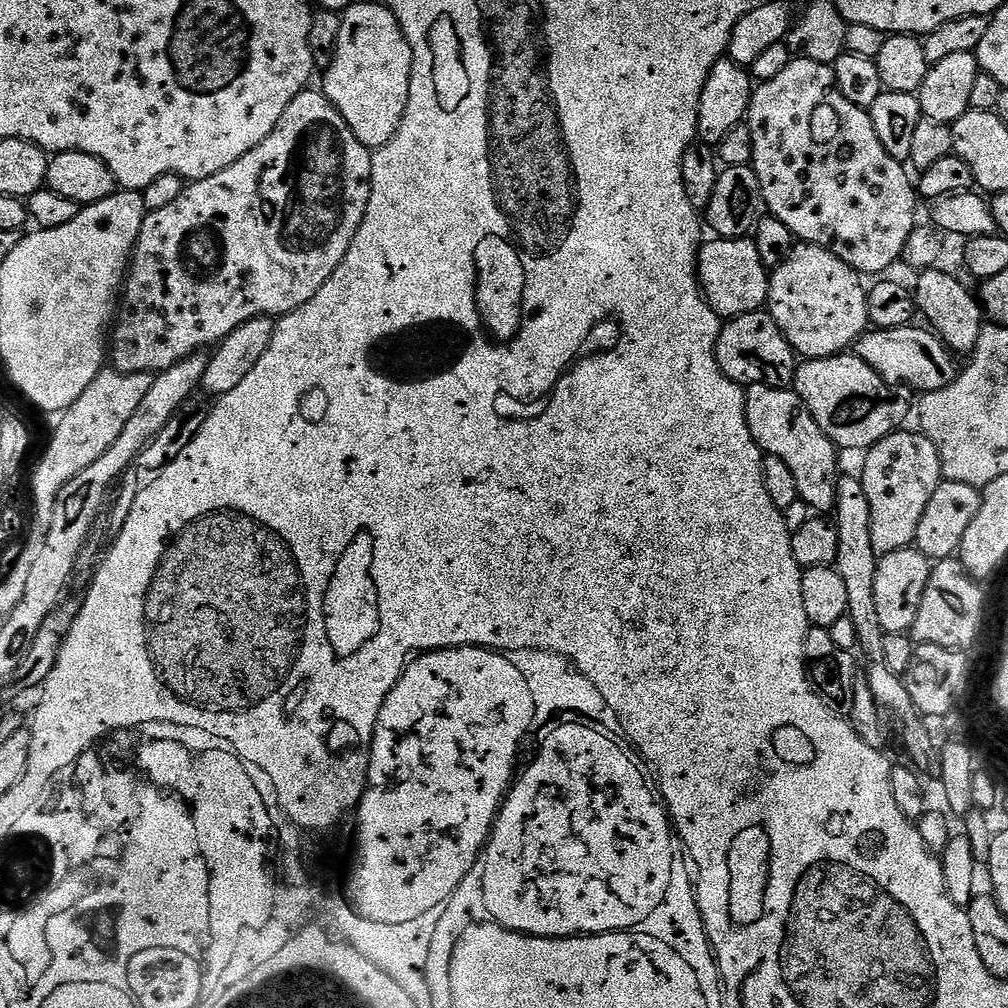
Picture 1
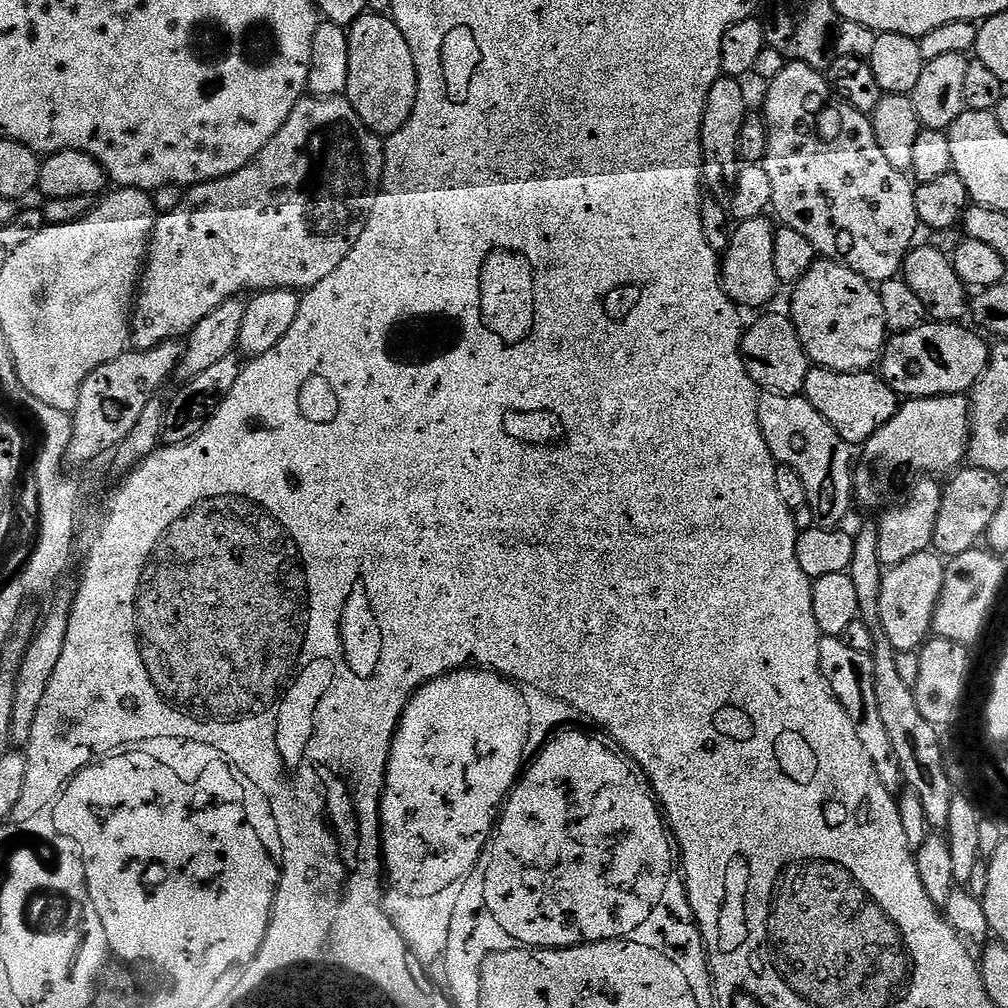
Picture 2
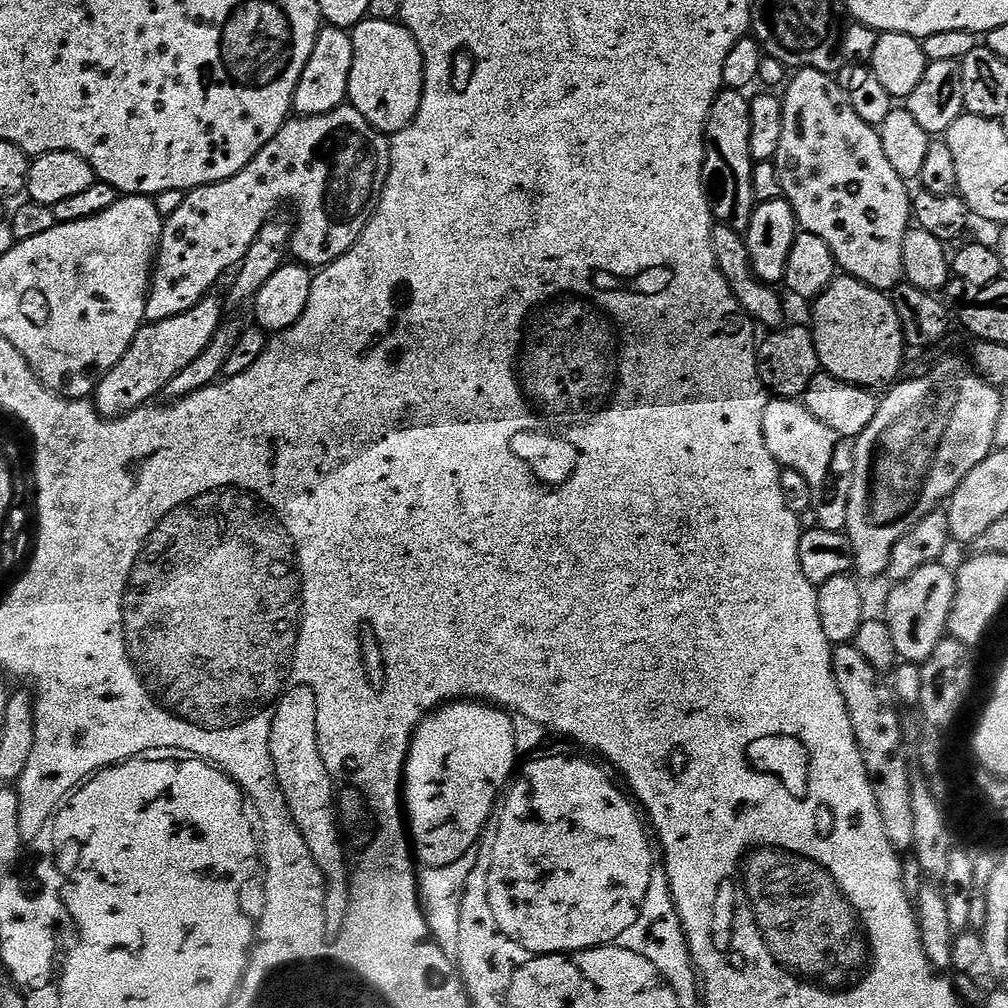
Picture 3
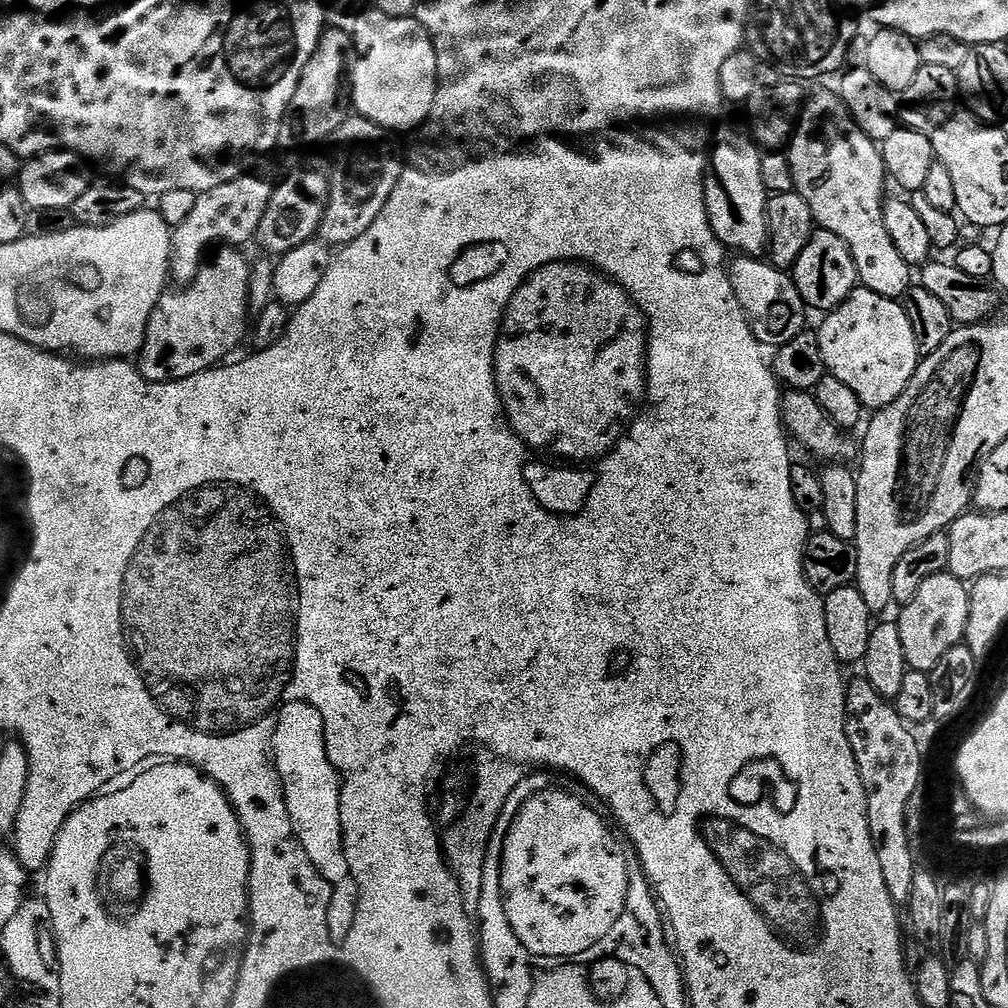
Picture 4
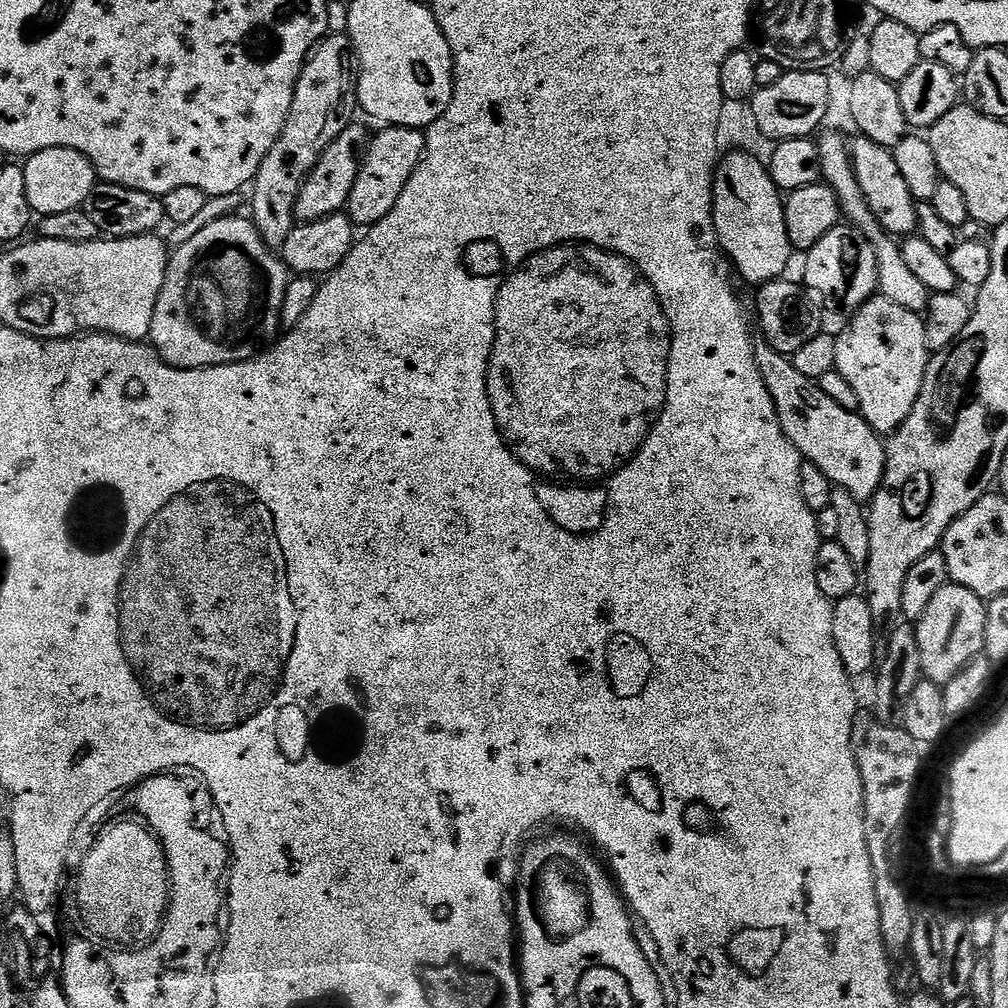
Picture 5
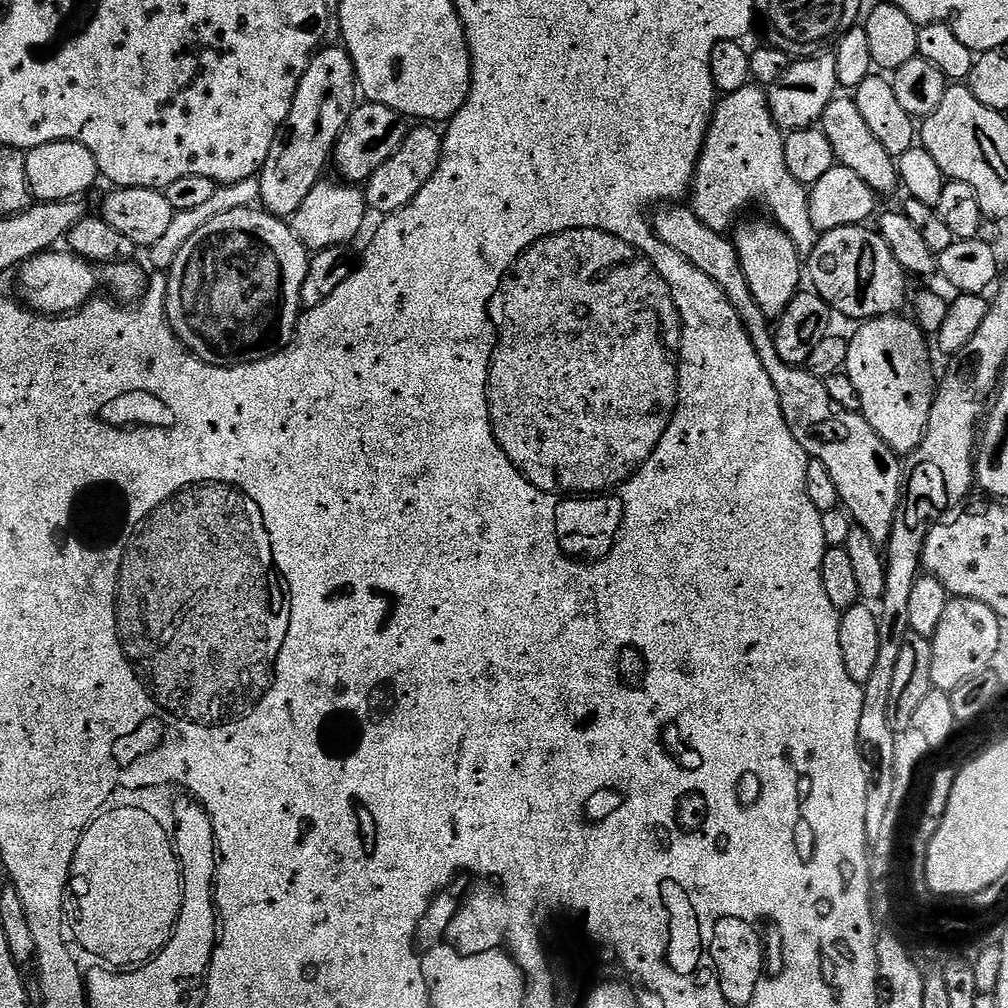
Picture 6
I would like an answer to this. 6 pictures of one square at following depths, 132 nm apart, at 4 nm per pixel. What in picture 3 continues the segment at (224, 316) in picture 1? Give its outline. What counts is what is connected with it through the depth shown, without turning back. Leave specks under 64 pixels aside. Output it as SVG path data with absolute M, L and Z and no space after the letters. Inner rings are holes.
M341 106L321 116L288 119L278 134L270 138L268 145L237 176L193 188L185 195L182 206L167 216L148 290L145 321L174 318L198 306L198 302L213 291L212 287L227 268L235 269L243 262L246 250L250 250L254 238L258 238L258 230L262 230L269 216L279 209L276 208L279 204L296 207L291 255L312 270L335 262L350 250L350 246L354 246L354 242L358 242L362 230L366 230L376 212L376 204L386 186L391 153L389 137L372 128L370 122L366 122L366 118L351 106Z

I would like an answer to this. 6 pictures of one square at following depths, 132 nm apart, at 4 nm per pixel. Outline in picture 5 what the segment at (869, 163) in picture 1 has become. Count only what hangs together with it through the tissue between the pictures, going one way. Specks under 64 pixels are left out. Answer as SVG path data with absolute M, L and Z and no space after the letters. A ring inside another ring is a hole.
M828 132L824 137L819 137L818 147L820 149L820 175L823 183L832 188L840 203L841 213L848 216L853 225L859 228L874 246L874 254L878 262L878 289L879 295L885 296L890 302L903 306L911 312L925 313L928 310L929 290L922 284L917 275L912 274L903 257L901 245L893 237L889 236L881 224L874 218L869 210L866 198L862 194L862 186L858 186L858 178L852 169L852 154L849 141L843 140L836 132Z

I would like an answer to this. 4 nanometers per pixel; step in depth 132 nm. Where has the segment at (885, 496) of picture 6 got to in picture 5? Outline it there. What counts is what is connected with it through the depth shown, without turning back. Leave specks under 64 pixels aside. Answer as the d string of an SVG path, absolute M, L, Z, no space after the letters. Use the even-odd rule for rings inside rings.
M763 342L757 343L754 351L758 374L762 374L766 390L770 390L786 438L790 438L807 463L818 466L830 478L832 485L854 494L856 500L871 501L880 488L886 466L886 444L881 433L873 430L859 411L842 410L838 402L822 394L819 383L801 374L789 357Z

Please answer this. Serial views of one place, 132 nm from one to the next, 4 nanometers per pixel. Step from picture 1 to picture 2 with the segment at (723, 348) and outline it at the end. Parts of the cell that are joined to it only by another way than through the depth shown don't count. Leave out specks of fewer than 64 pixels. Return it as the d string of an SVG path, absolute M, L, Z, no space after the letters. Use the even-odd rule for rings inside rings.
M764 316L749 323L740 340L740 357L756 387L773 396L799 396L804 391L810 361L791 319L784 316Z

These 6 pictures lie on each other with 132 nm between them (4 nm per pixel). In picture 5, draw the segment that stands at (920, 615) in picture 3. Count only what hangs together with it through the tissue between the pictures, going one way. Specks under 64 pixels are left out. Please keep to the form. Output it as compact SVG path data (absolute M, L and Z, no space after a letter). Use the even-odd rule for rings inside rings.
M947 583L934 594L922 618L915 621L918 654L922 654L923 679L938 685L949 684L975 656L984 652L986 642L986 614L988 606L974 590Z

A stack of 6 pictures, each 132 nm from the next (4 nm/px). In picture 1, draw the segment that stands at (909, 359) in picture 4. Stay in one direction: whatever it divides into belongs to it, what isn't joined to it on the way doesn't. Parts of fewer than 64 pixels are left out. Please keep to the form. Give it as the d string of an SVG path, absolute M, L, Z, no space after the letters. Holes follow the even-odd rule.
M797 243L782 262L782 266L771 269L768 282L768 303L766 310L778 322L782 334L790 342L792 351L804 360L821 360L827 356L847 353L854 341L869 331L868 293L861 273L855 272L842 258L828 248L817 244Z

